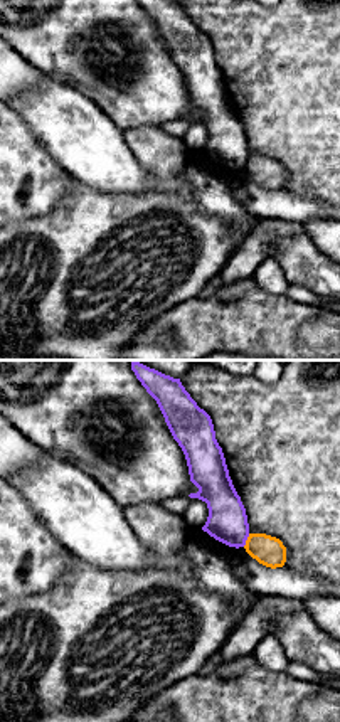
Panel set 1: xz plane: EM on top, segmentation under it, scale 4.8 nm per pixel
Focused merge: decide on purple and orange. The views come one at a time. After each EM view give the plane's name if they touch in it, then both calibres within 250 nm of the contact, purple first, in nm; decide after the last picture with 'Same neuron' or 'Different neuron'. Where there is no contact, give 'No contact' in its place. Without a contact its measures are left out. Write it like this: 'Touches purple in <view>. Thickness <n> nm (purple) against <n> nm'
Touches purple in xz. Thickness 190 nm (purple) against 140 nm

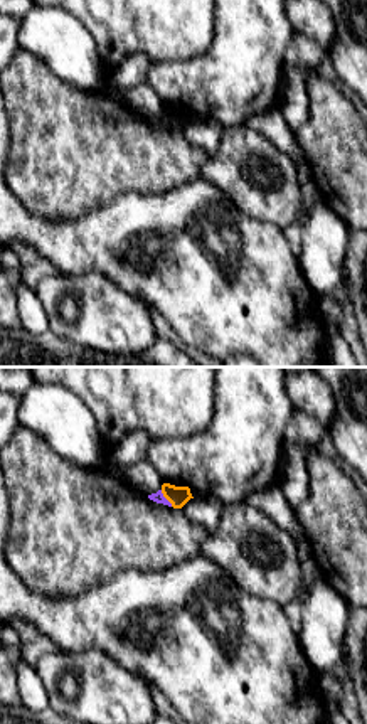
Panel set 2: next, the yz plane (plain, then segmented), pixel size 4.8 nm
Touches purple in yz. Thickness 50 nm (purple) against 100 nm

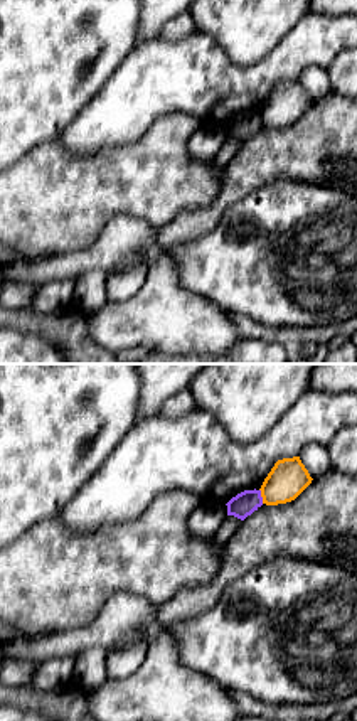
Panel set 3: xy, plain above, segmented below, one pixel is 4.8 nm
Touches purple in xy. Thickness 120 nm (purple) against 180 nm

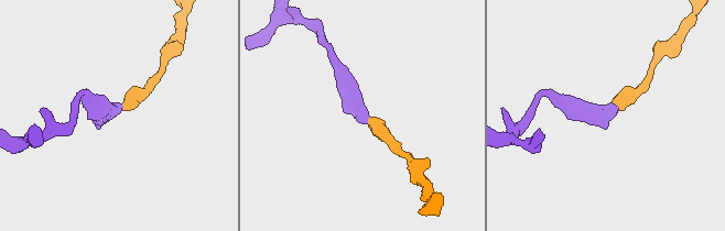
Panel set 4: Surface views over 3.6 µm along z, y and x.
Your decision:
Different neuron

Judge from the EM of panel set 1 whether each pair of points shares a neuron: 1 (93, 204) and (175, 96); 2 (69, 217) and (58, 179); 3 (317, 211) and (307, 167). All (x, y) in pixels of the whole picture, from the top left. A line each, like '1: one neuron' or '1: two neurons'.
1: two neurons
2: two neurons
3: two neurons

